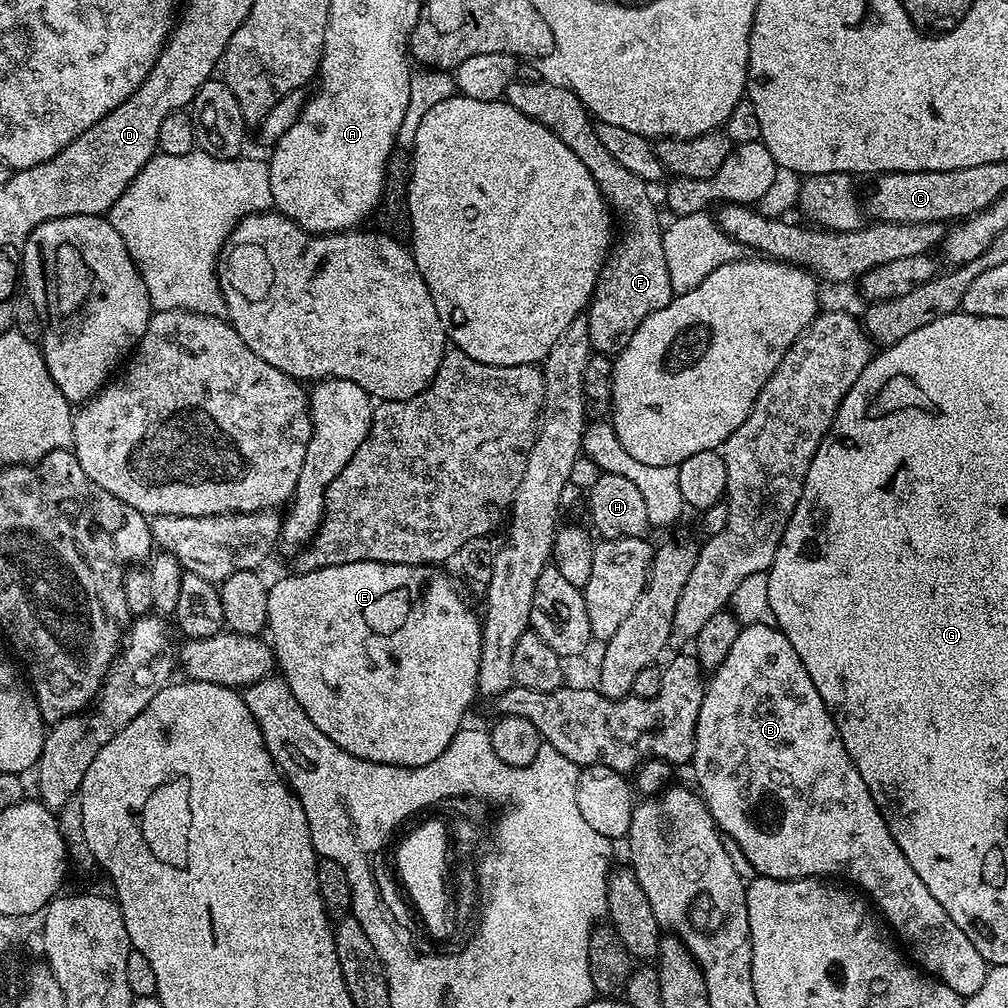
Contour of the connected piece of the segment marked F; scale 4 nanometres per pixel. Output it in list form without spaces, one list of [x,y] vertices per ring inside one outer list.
[[[516,80],[508,87],[506,102],[514,106],[514,110],[526,114],[526,118],[546,126],[546,130],[553,132],[559,140],[566,142],[566,146],[570,146],[570,150],[574,150],[574,154],[578,154],[578,162],[590,170],[605,201],[618,217],[619,227],[620,224],[624,227],[624,240],[615,241],[586,309],[593,353],[614,358],[628,345],[630,338],[634,338],[634,330],[638,330],[638,326],[642,326],[650,314],[662,310],[672,301],[674,293],[669,267],[666,266],[665,251],[662,250],[662,222],[660,224],[660,216],[648,197],[649,185],[630,174],[630,170],[626,170],[626,166],[617,162],[610,155],[610,150],[602,146],[588,109],[571,88],[560,84]]]

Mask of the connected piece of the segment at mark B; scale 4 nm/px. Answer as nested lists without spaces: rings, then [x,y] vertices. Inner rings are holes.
[[[772,624],[743,625],[738,638],[734,641],[734,646],[731,647],[729,654],[726,655],[726,660],[711,673],[704,690],[704,697],[702,698],[702,710],[698,710],[696,745],[694,746],[694,754],[690,761],[691,768],[693,774],[696,775],[697,785],[695,784],[695,787],[698,789],[698,795],[708,808],[708,812],[716,823],[717,829],[733,845],[736,843],[740,847],[741,854],[748,859],[748,864],[753,868],[754,871],[752,872],[757,877],[765,876],[774,880],[798,880],[808,877],[836,878],[832,876],[841,876],[842,879],[840,880],[859,889],[875,905],[879,915],[886,918],[891,931],[900,940],[901,938],[904,939],[912,947],[912,954],[910,953],[911,959],[927,975],[935,976],[937,980],[942,981],[946,986],[950,986],[950,990],[954,990],[959,996],[967,998],[978,994],[982,982],[986,982],[986,974],[990,967],[988,961],[982,958],[982,954],[978,954],[978,950],[974,950],[974,942],[970,942],[970,938],[966,938],[966,934],[962,934],[962,930],[958,930],[958,926],[954,926],[950,914],[946,914],[946,910],[942,910],[942,906],[938,906],[938,898],[934,898],[934,894],[930,894],[930,890],[926,890],[926,882],[922,882],[922,878],[918,878],[918,874],[914,874],[914,866],[910,866],[910,862],[906,862],[906,854],[902,854],[898,842],[894,842],[894,838],[890,834],[882,814],[876,809],[876,803],[866,786],[866,782],[862,782],[862,774],[858,774],[858,766],[854,766],[850,754],[846,754],[846,746],[842,742],[842,734],[838,734],[838,726],[828,712],[826,702],[822,702],[822,694],[818,694],[818,689],[814,687],[814,682],[810,682],[810,674],[806,674],[806,666],[802,666],[802,658],[798,658],[798,653],[794,650],[794,646],[790,646],[790,638],[786,638],[786,634],[781,632],[779,628]],[[771,796],[773,802],[780,807],[780,825],[777,828],[767,828],[764,824],[756,824],[755,818],[752,817],[756,812],[756,807],[763,800],[770,799]]]

